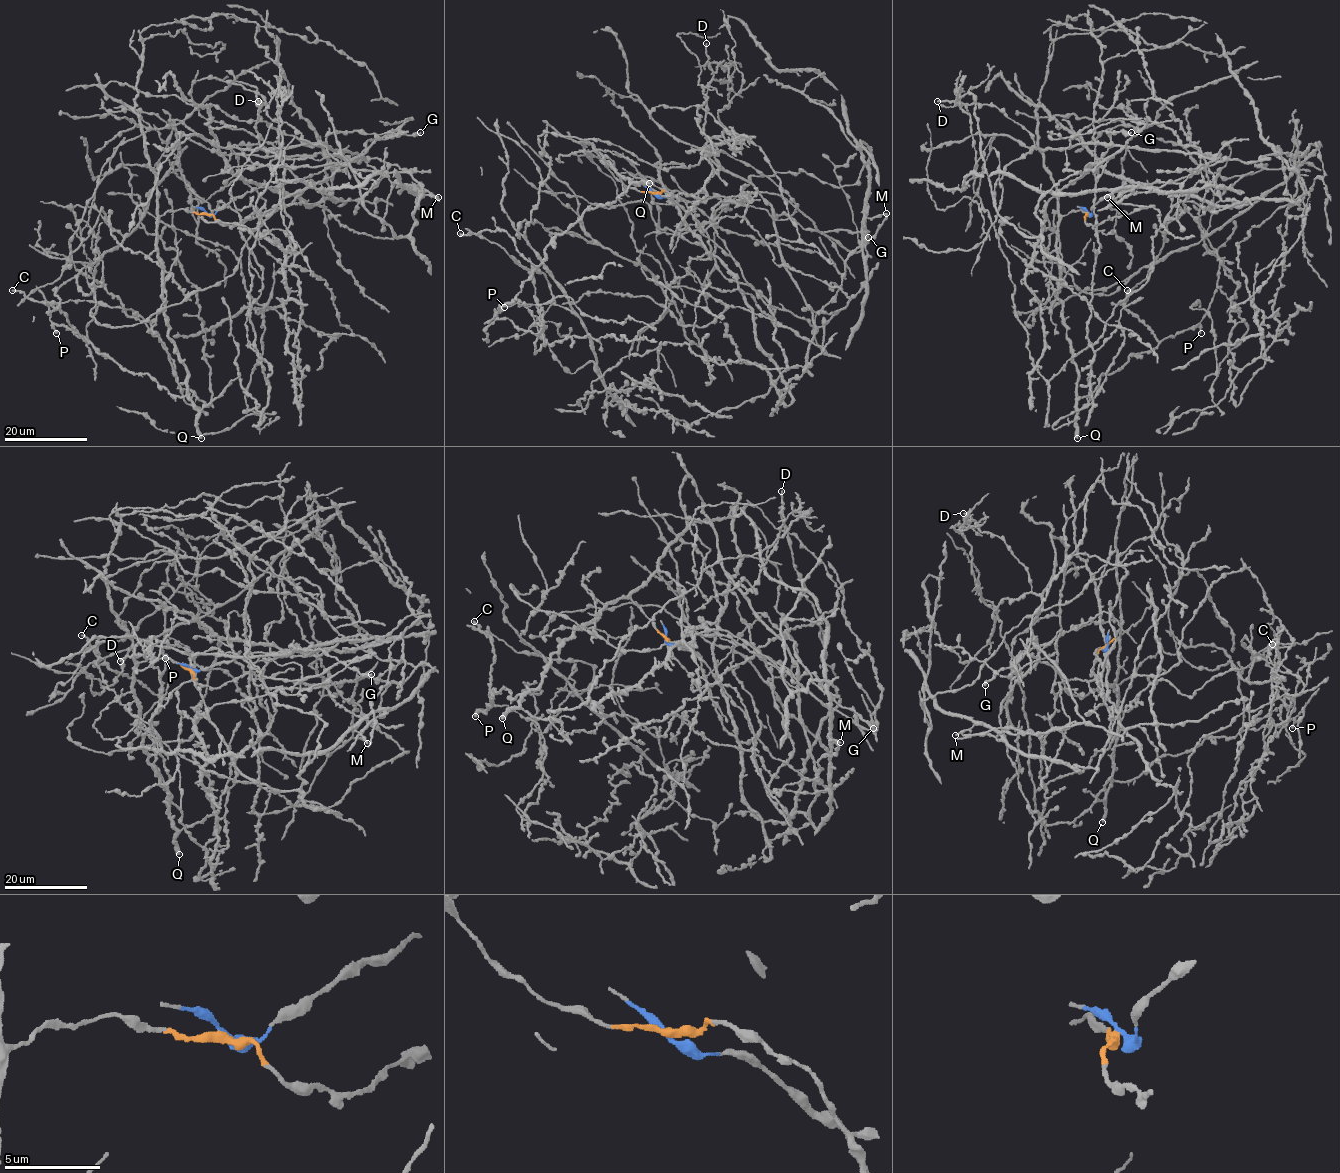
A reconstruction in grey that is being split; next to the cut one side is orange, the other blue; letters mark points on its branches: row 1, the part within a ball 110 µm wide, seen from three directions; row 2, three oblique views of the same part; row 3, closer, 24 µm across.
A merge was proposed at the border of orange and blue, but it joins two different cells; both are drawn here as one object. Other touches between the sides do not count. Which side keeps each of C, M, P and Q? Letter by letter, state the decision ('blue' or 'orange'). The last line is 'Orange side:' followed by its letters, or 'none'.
C: orange
M: blue
P: orange
Q: orange
Orange side: C, P, Q

